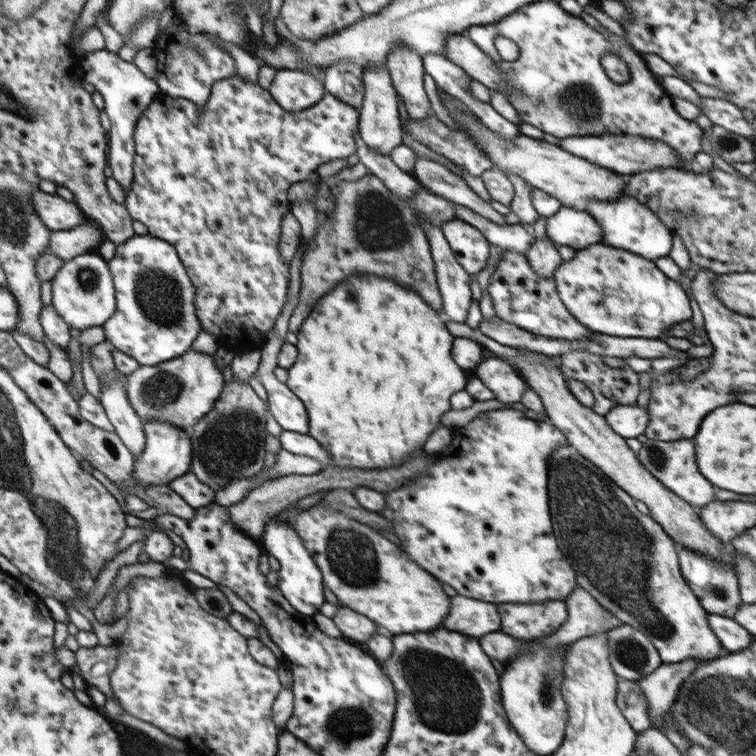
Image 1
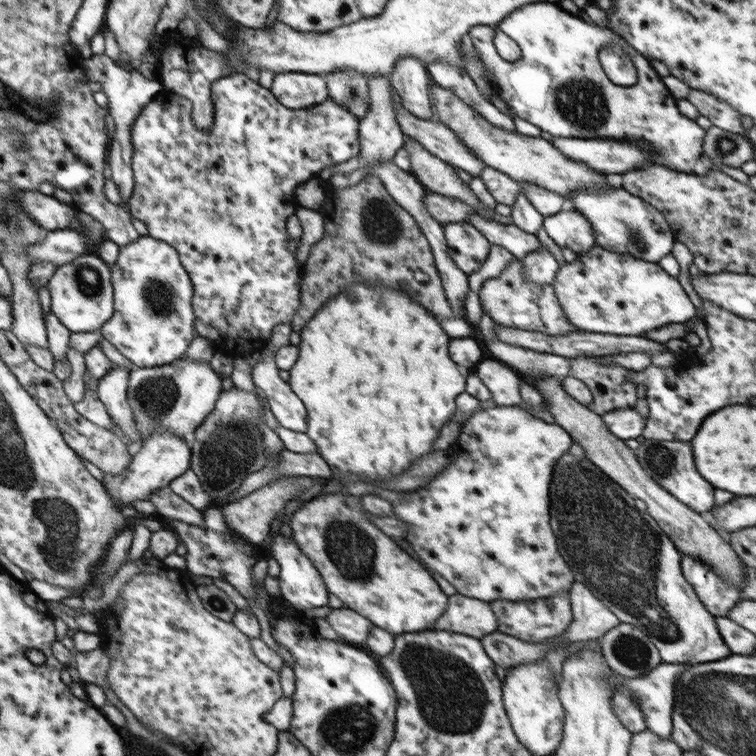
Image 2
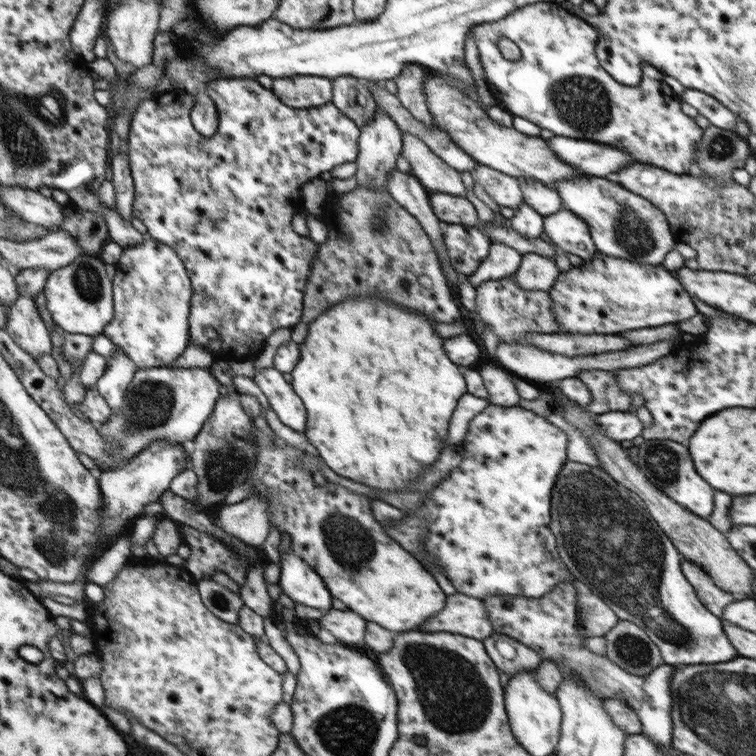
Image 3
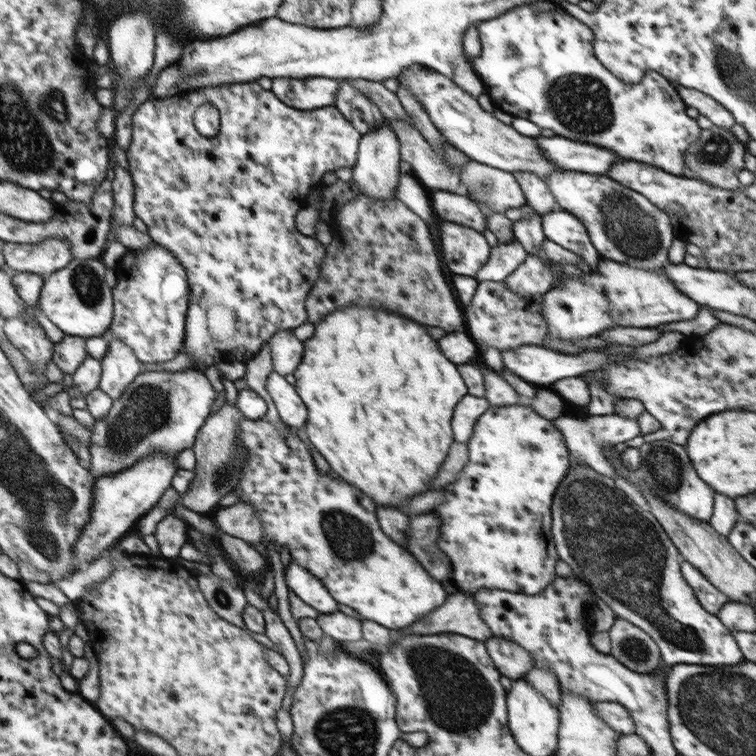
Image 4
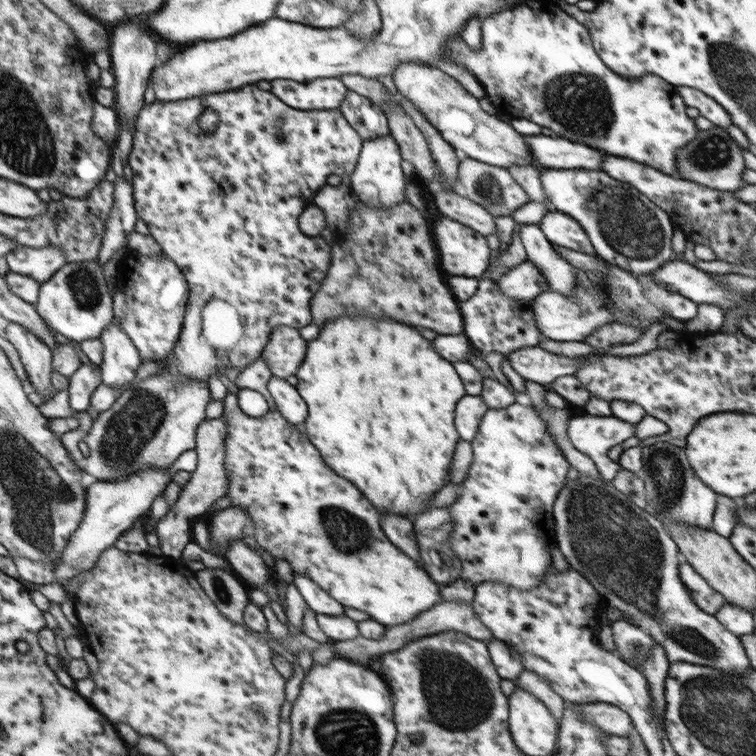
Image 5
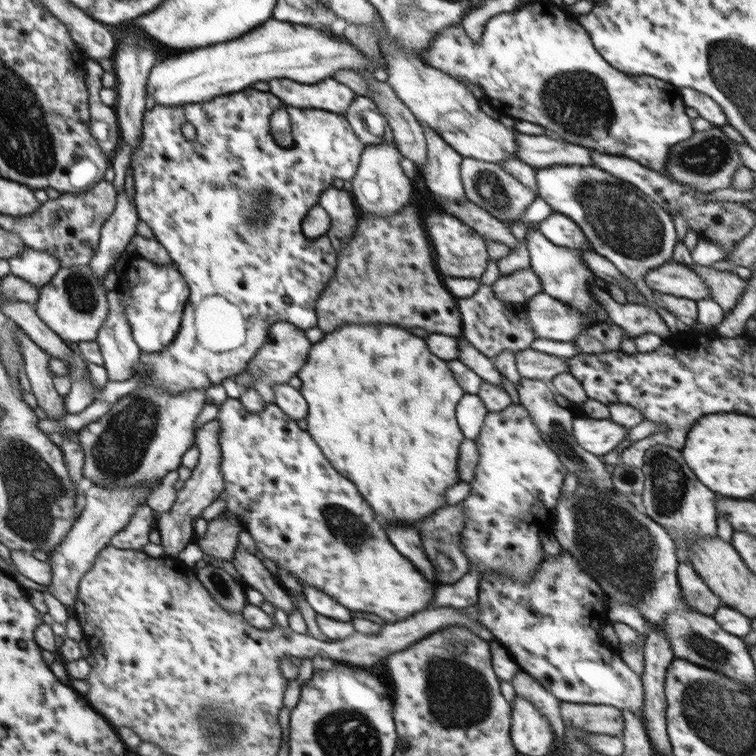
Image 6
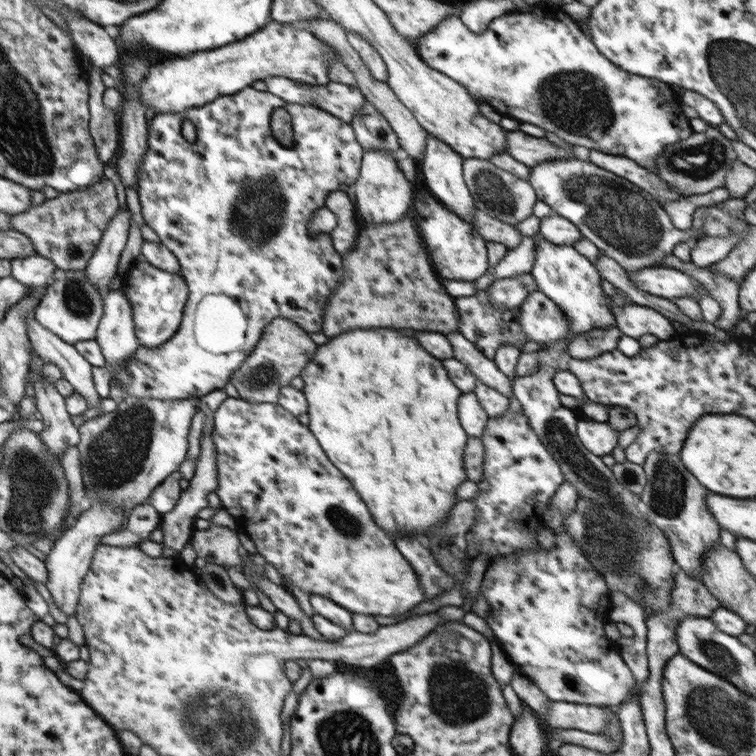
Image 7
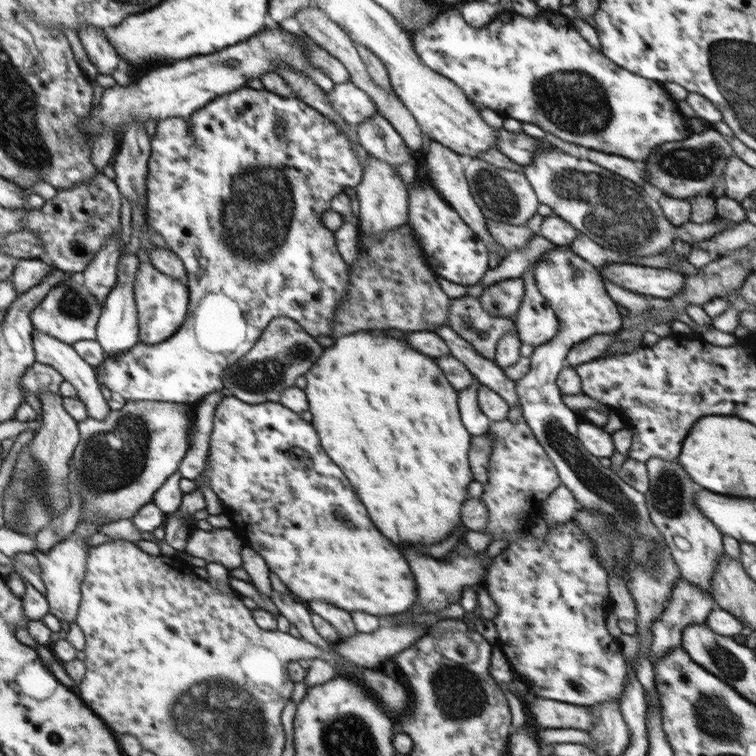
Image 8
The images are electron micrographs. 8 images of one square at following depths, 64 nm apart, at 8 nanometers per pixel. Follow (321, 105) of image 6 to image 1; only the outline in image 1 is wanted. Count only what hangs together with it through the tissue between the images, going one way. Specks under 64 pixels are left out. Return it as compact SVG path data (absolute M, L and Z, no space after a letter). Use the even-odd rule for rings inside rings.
M298 69L277 71L269 92L286 112L291 113L314 106L326 94L323 84Z

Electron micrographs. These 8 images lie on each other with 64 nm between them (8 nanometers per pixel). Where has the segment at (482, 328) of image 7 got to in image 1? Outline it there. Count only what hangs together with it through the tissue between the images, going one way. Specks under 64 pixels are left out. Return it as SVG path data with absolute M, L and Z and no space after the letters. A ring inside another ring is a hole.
M508 250L495 266L486 288L496 311L496 317L523 328L533 335L566 340L582 340L593 332L582 326L564 306L553 278L538 276L524 254Z

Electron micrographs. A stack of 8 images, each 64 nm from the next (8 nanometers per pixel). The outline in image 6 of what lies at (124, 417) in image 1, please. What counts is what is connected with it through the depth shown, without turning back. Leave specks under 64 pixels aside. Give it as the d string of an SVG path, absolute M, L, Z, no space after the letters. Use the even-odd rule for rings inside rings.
M117 291L108 295L108 300L110 301L110 315L107 316L106 322L100 328L95 341L99 344L104 361L103 366L108 372L109 380L127 381L135 374L134 367L138 362L141 350L132 336L130 323Z

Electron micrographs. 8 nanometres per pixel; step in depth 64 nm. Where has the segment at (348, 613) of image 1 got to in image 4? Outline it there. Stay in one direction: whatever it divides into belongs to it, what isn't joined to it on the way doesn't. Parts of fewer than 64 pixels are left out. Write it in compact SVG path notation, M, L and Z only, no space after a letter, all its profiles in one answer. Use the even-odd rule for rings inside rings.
M337 610L330 614L320 613L315 618L325 634L334 638L338 643L357 641L362 639L362 623L360 619Z

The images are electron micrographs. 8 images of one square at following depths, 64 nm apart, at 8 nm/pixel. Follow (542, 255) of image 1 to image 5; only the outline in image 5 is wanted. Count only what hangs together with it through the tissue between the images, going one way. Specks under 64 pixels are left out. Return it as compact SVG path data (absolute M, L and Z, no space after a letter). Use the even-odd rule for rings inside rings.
M527 259L519 265L512 267L507 274L501 276L496 283L503 294L514 300L533 300L533 298L536 298L541 292L549 290L549 284L544 278L544 275L540 272L540 269Z

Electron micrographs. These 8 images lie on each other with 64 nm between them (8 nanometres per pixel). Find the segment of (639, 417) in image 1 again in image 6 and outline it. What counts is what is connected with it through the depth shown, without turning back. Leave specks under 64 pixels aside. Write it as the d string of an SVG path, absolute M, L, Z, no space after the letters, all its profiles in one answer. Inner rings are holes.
M581 414L576 415L572 423L572 436L576 442L590 454L603 459L606 454L628 438L628 428L616 424L610 417L605 420L590 419Z

